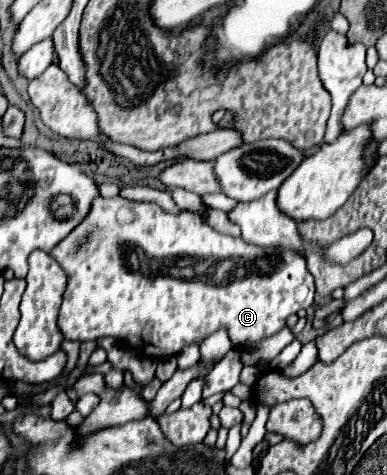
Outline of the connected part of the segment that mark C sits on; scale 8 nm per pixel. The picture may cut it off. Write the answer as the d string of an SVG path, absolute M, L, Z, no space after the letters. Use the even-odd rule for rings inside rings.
M98 197L92 203L90 215L66 237L62 239L50 255L62 263L68 273L68 287L64 293L64 305L60 309L58 325L64 333L64 339L98 339L98 337L116 337L124 339L140 355L176 355L192 343L204 341L218 329L226 329L234 347L240 349L252 347L254 343L276 335L286 327L286 319L298 309L308 309L314 301L314 277L306 267L306 259L278 247L258 247L242 241L242 237L222 235L216 229L210 229L202 215L196 211L180 211L178 215L162 211L154 203L130 201L126 203L134 211L134 221L120 223L118 211L124 207L124 199L104 199ZM232 263L238 269L226 279L218 277L218 283L212 277L202 279L182 279L176 277L186 265L224 265Z

